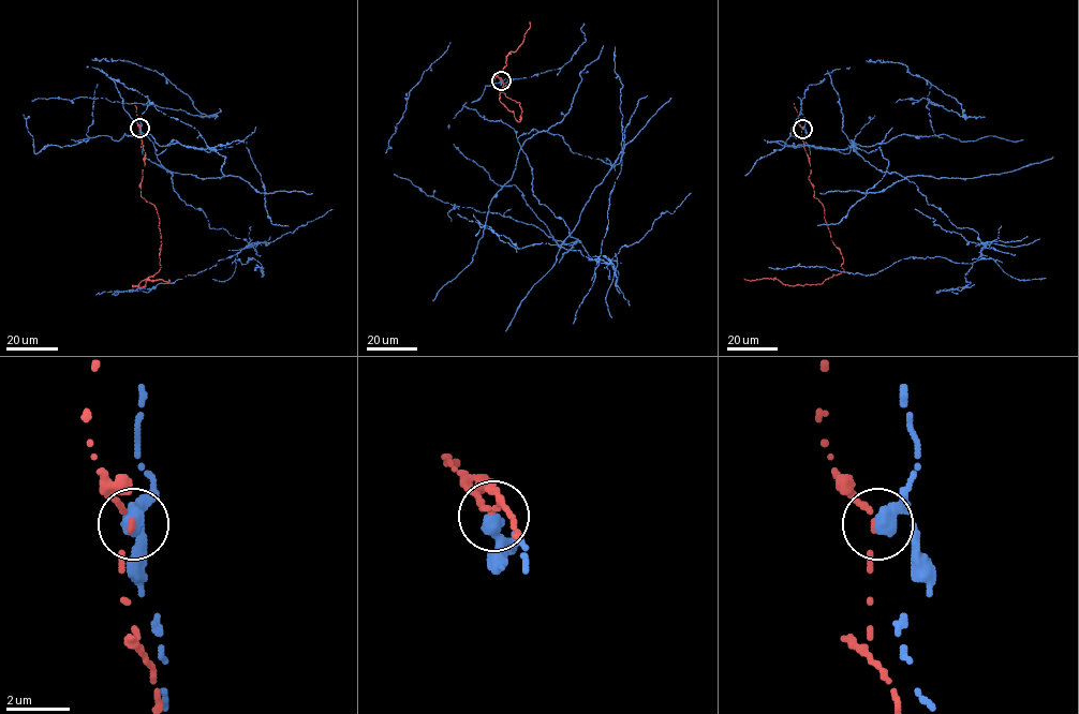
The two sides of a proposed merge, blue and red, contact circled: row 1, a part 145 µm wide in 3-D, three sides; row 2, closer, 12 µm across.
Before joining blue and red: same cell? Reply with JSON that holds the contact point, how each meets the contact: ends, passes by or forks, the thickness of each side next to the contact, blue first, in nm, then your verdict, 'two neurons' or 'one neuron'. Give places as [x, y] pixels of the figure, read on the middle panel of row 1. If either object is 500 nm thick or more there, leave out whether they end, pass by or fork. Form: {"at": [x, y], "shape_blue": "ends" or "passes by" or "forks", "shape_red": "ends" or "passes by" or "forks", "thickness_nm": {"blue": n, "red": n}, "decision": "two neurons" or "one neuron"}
{"at": [501, 80], "shape_blue": "ends", "shape_red": "passes by", "thickness_nm": {"blue": 480, "red": 150}, "decision": "two neurons"}

